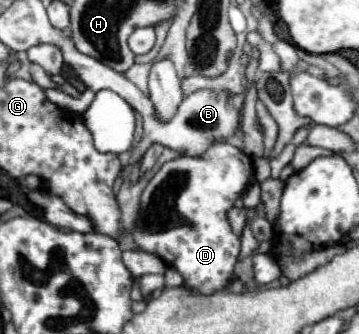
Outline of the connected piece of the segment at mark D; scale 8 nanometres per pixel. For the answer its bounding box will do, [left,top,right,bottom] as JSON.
[131,143,253,295]

